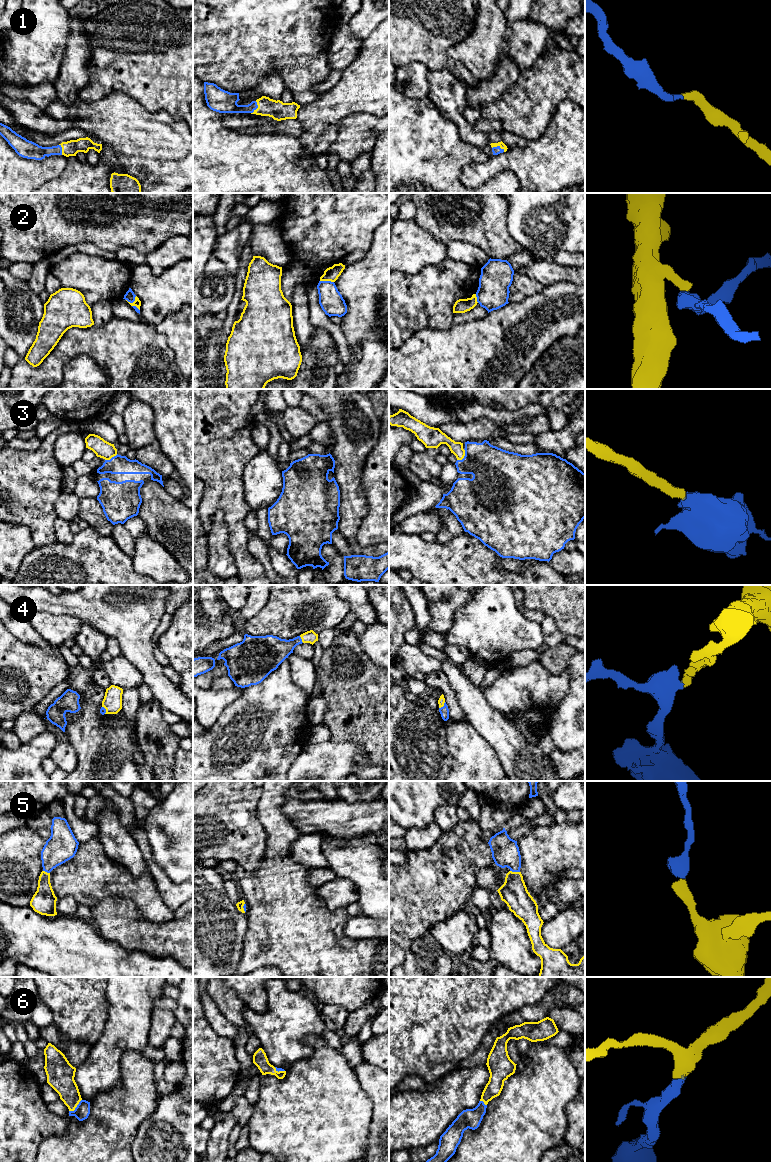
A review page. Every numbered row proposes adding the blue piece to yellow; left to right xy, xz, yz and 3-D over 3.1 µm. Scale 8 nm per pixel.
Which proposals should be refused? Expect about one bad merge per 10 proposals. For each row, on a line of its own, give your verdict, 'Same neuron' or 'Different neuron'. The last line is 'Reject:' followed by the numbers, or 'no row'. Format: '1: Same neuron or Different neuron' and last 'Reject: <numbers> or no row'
1: Same neuron
2: Different neuron
3: Same neuron
4: Same neuron
5: Same neuron
6: Same neuron
Reject: 2

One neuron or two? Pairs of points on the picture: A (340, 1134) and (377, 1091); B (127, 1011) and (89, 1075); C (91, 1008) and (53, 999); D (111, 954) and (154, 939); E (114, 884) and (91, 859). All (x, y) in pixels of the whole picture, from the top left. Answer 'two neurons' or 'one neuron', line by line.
A: two neurons
B: one neuron
C: one neuron
D: two neurons
E: one neuron

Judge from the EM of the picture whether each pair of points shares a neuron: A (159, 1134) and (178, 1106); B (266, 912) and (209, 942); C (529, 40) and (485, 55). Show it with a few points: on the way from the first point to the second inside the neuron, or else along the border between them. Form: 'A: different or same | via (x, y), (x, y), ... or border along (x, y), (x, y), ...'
A: same | via (166, 1127), (174, 1119), (174, 1113)
B: different | border along (245, 913), (247, 932), (243, 945)
C: same | via (518, 40), (511, 40), (507, 44), (496, 44)

